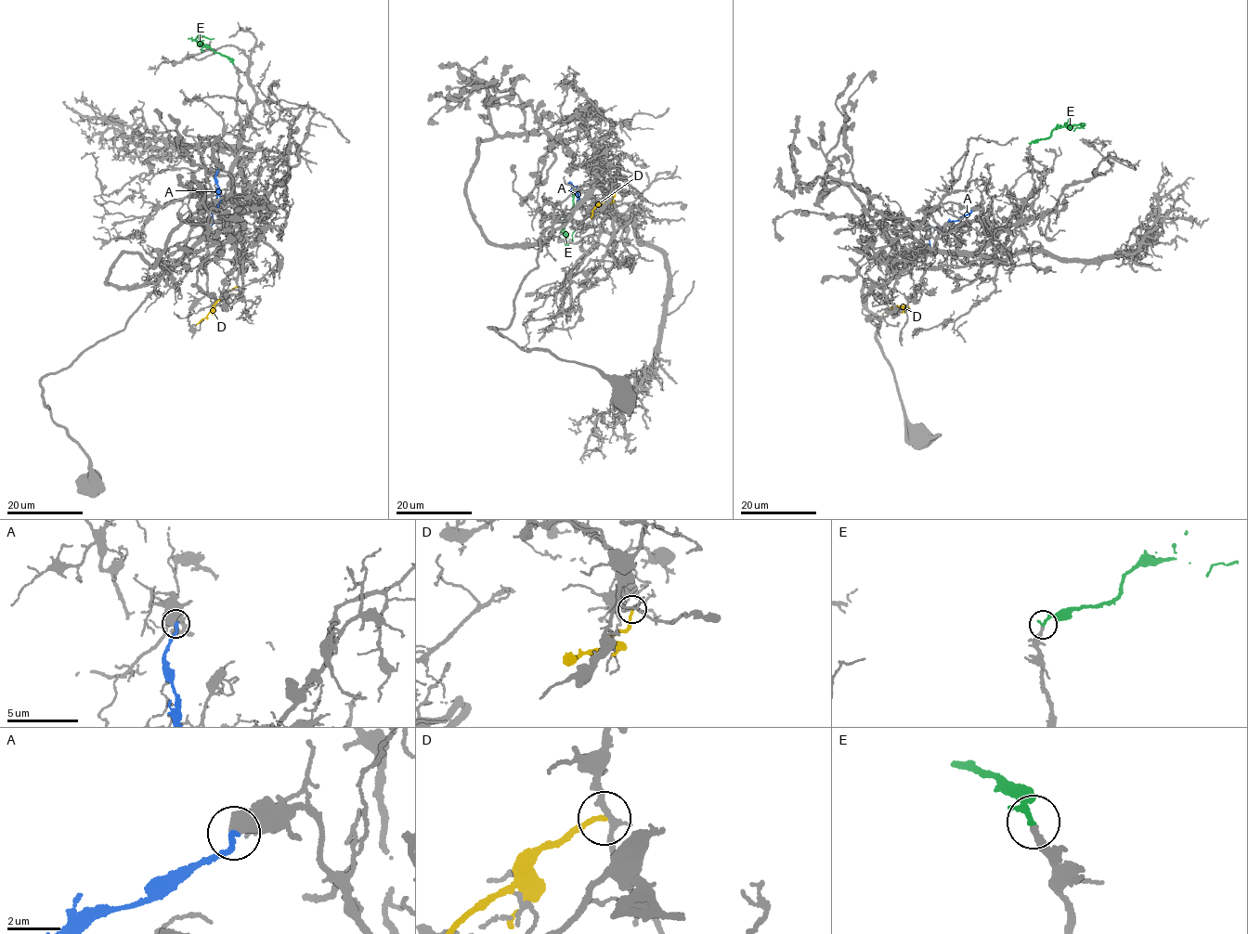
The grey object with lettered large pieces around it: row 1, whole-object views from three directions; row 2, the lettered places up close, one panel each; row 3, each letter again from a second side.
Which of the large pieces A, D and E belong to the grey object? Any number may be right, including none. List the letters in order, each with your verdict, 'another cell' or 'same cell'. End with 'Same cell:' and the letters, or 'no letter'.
A: another cell
D: another cell
E: same cell
Same cell: E

